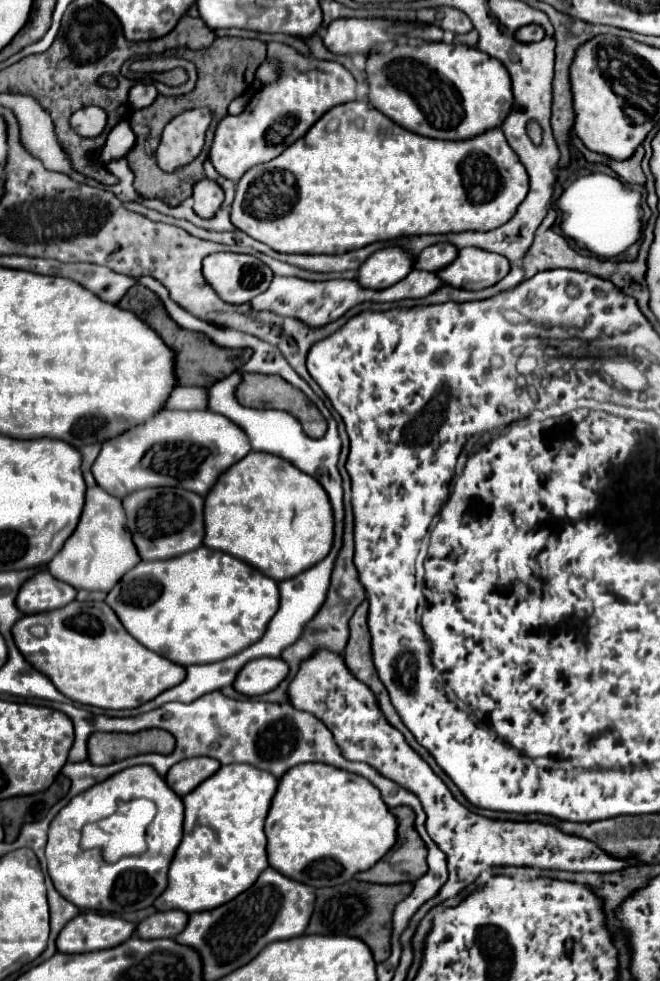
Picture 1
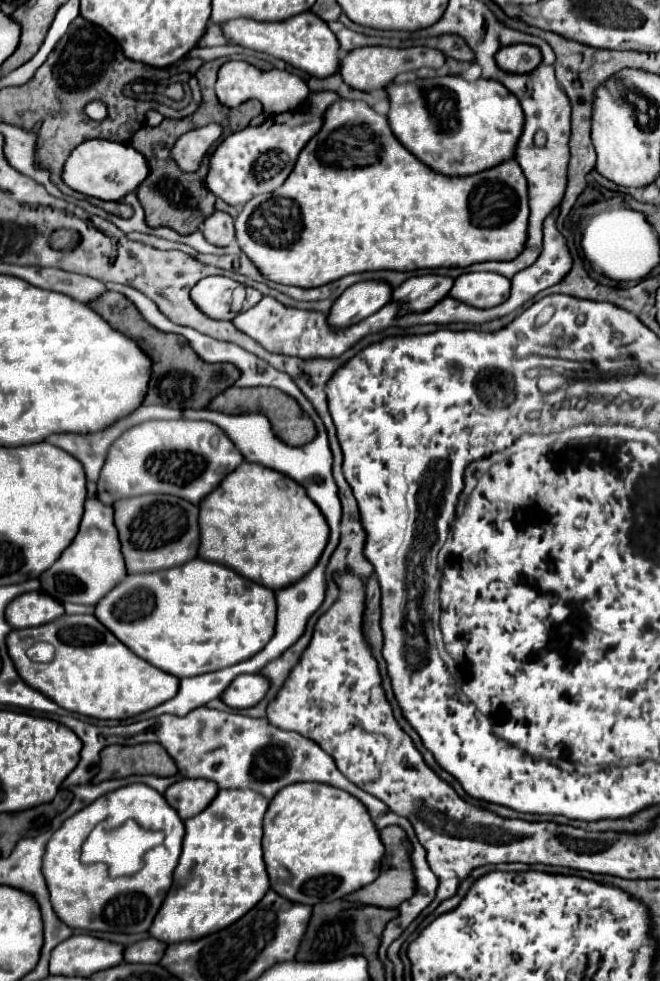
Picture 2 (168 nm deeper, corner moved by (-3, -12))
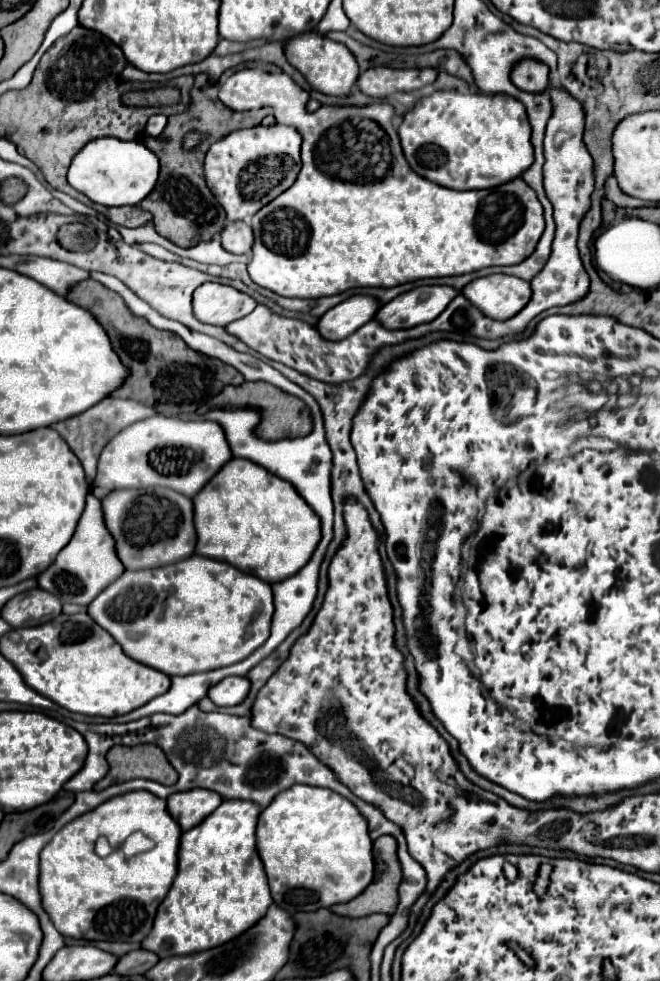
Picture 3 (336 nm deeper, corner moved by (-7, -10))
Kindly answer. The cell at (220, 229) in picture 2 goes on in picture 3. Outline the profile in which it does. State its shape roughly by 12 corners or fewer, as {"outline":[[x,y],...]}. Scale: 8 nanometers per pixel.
{"outline":[[246,222],[226,224],[220,234],[222,248],[248,254],[254,234]]}

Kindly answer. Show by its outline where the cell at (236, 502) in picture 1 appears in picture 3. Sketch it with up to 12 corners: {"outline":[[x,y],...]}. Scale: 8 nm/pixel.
{"outline":[[232,458],[192,498],[196,554],[268,584],[320,520],[294,486]]}

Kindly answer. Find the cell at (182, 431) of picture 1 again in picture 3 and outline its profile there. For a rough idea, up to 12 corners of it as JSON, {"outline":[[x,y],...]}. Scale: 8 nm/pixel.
{"outline":[[150,416],[102,450],[92,494],[192,498],[232,458],[222,426]]}

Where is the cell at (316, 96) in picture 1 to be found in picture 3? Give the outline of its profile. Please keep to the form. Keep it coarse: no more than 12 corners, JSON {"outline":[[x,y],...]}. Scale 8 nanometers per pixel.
{"outline":[[292,126],[214,142],[206,182],[228,222],[254,216],[300,172]]}

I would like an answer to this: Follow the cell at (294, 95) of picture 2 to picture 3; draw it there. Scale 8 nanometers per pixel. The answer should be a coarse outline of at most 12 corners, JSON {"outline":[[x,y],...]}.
{"outline":[[234,72],[230,110],[302,134],[254,218],[250,278],[288,298],[526,260],[522,178],[458,192],[408,166],[390,104],[320,106]]}

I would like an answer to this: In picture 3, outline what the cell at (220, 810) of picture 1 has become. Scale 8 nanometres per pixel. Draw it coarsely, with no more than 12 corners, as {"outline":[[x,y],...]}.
{"outline":[[254,802],[182,834],[144,950],[238,938],[272,896]]}

